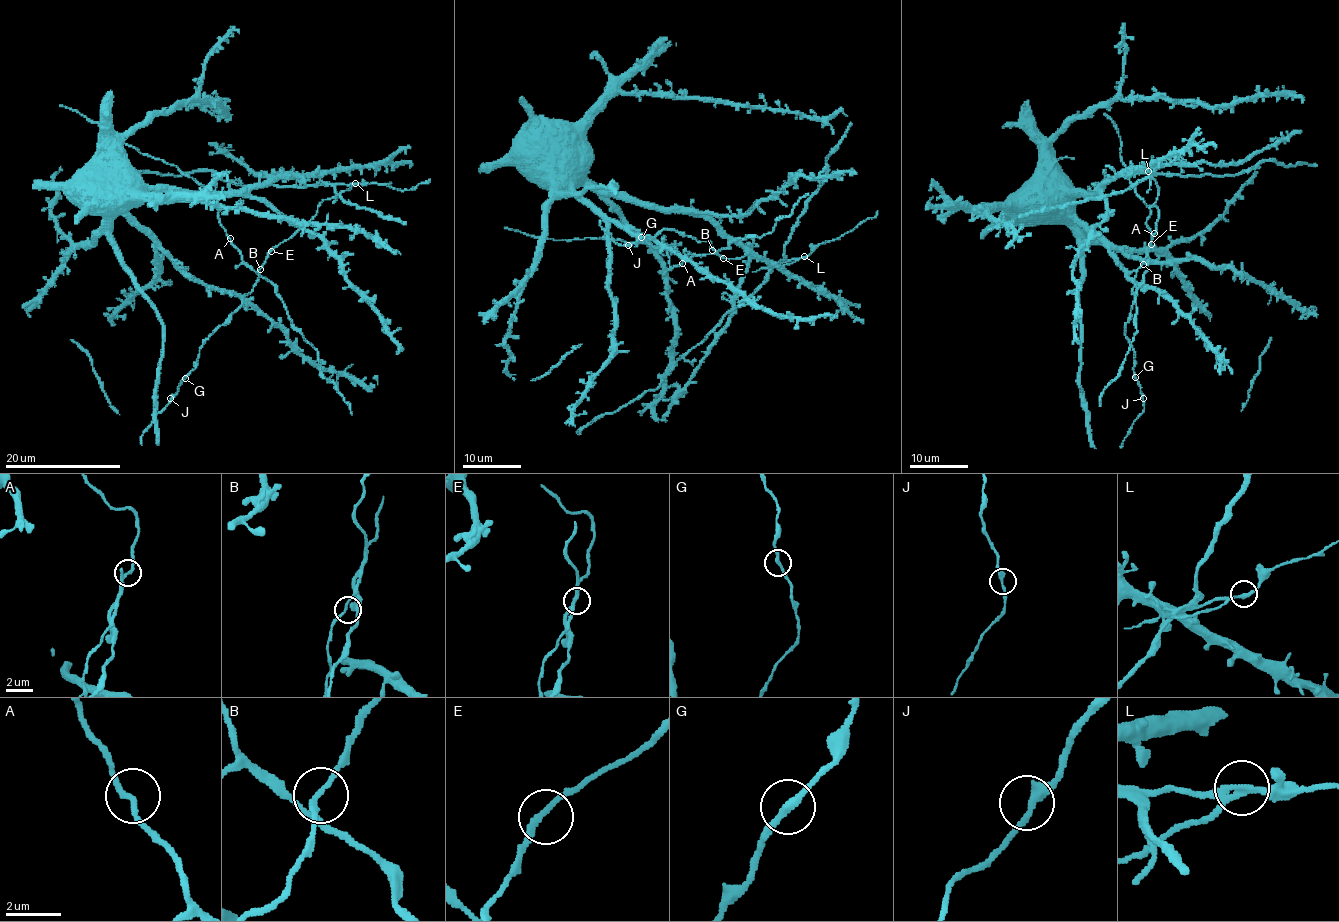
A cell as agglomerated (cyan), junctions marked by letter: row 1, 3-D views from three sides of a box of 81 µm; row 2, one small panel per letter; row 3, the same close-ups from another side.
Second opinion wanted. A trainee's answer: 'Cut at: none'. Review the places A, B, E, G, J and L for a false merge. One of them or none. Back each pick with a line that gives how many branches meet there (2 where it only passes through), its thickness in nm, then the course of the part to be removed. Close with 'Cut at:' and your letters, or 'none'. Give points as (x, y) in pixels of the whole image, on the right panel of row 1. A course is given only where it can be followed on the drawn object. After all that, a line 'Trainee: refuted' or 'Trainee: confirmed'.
L: 3 branches meet; 200 nm thick; foreign part runs (1149, 171), (1152, 174), (1201, 177), (1204, 174), (1233, 176), (1265, 161), (1294, 166), (1315, 163)
Cut at: L
Trainee: refuted

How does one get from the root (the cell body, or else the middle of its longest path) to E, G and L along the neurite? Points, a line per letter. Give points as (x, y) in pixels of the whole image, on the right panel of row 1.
E: (1027, 199), (1041, 191), (1095, 191), (1124, 172), (1152, 167), (1158, 185), (1146, 221), (1151, 244)
G: (1027, 199), (1041, 191), (1095, 191), (1129, 170), (1153, 169), (1151, 244), (1136, 272), (1126, 322), (1135, 377)
L: (1027, 199), (1041, 191), (1095, 191), (1101, 184), (1129, 170), (1152, 167), (1154, 172), (1149, 171)

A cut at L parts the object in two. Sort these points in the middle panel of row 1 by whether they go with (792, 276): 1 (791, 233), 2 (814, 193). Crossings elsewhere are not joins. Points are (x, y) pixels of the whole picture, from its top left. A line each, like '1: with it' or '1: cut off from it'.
1: cut off from it
2: cut off from it

